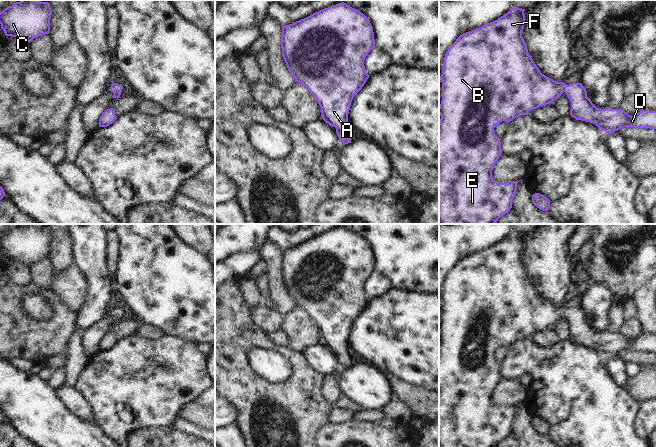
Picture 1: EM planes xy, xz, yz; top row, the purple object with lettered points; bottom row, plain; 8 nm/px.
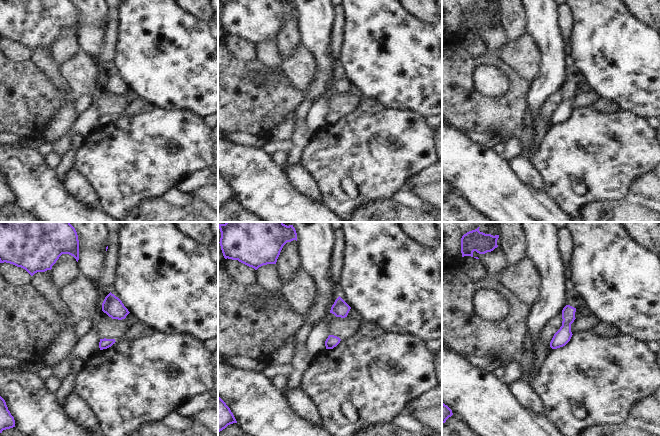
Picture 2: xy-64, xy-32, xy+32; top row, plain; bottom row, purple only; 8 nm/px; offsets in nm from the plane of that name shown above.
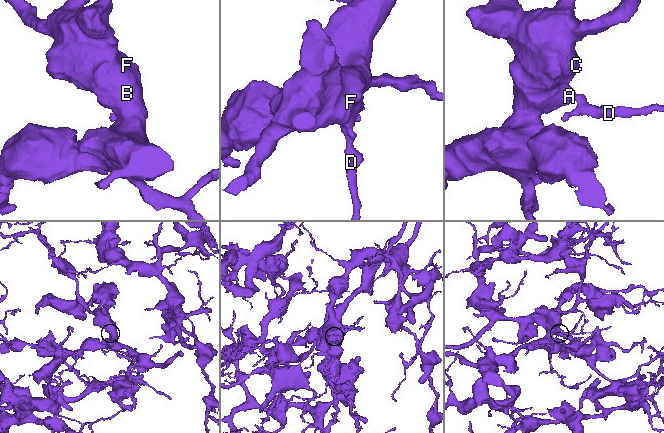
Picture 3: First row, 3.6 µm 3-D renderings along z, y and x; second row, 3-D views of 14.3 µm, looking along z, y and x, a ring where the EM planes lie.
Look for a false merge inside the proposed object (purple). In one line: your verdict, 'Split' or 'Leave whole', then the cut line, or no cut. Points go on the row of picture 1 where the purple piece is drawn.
Leave whole. No split

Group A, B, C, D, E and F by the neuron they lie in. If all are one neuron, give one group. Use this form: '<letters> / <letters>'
A B C D E F

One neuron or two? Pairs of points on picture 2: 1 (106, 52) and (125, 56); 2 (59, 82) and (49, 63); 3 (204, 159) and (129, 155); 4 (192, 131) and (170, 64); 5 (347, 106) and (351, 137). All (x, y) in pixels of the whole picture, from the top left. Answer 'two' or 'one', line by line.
1: two
2: one
3: one
4: two
5: two

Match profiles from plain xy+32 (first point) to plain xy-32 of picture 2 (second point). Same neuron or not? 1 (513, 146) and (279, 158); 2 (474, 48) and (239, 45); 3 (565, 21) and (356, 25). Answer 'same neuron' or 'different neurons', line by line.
1: same neuron
2: same neuron
3: different neurons

